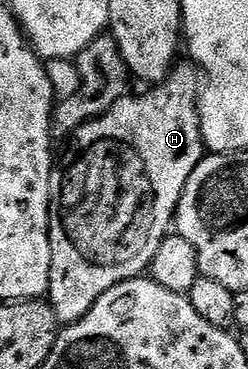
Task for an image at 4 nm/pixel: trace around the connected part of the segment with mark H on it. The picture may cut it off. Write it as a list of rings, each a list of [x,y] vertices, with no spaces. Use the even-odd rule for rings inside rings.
[[[186,64],[176,65],[171,73],[167,75],[165,81],[152,85],[144,94],[132,93],[130,96],[124,96],[109,108],[99,118],[89,120],[77,128],[73,137],[70,139],[71,147],[63,154],[63,159],[58,159],[57,169],[51,175],[51,215],[49,216],[49,240],[51,241],[51,289],[49,291],[49,301],[51,307],[55,309],[55,316],[60,323],[70,324],[81,320],[89,308],[109,288],[113,288],[119,282],[124,282],[130,278],[138,278],[150,267],[153,256],[157,256],[157,248],[172,233],[175,212],[179,209],[179,201],[183,195],[185,184],[189,176],[193,176],[193,168],[205,156],[205,147],[203,144],[203,133],[199,127],[199,95],[201,93],[201,74],[194,65]]]

